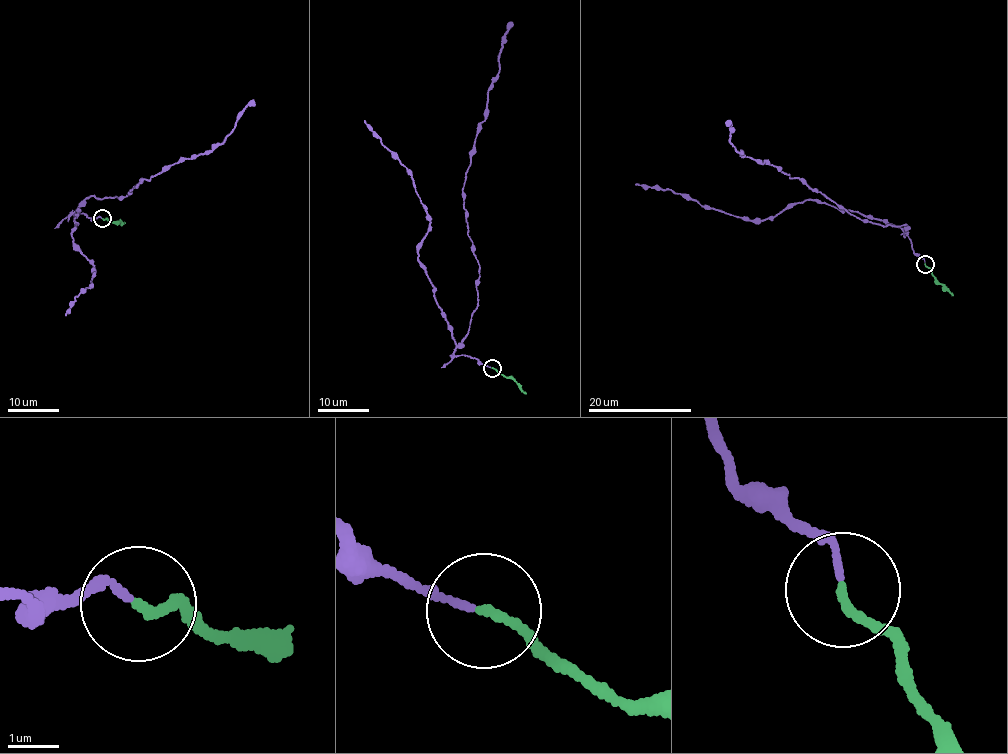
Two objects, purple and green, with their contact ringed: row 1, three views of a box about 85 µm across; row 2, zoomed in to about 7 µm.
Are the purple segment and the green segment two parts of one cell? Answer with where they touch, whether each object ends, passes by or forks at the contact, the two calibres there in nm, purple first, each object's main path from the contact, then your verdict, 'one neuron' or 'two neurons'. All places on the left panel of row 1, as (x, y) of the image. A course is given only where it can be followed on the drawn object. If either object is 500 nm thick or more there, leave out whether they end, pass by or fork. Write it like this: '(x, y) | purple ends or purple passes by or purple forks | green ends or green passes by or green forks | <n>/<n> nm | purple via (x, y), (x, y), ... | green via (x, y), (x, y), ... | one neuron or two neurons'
(102, 218) | purple ends | green ends | 120/170 nm | purple via (102, 218), (73, 212), (90, 196), (126, 197), (141, 181), (222, 143), (237, 114), (254, 100) | green via (102, 219), (125, 223) | two neurons

